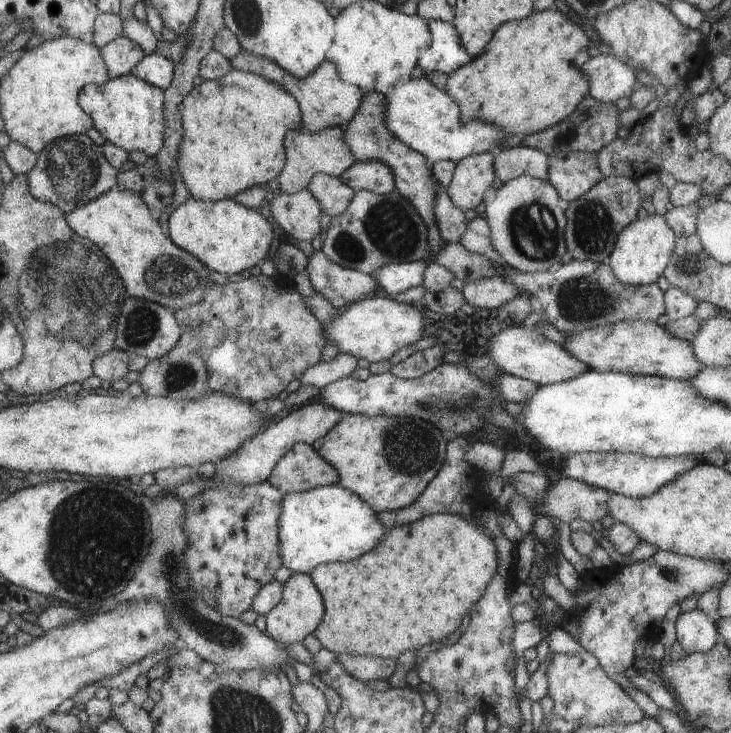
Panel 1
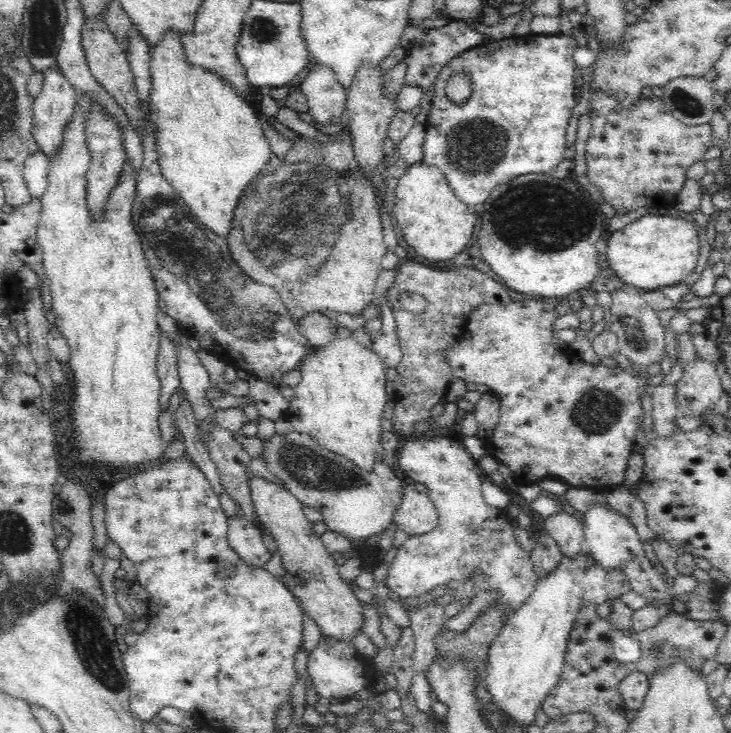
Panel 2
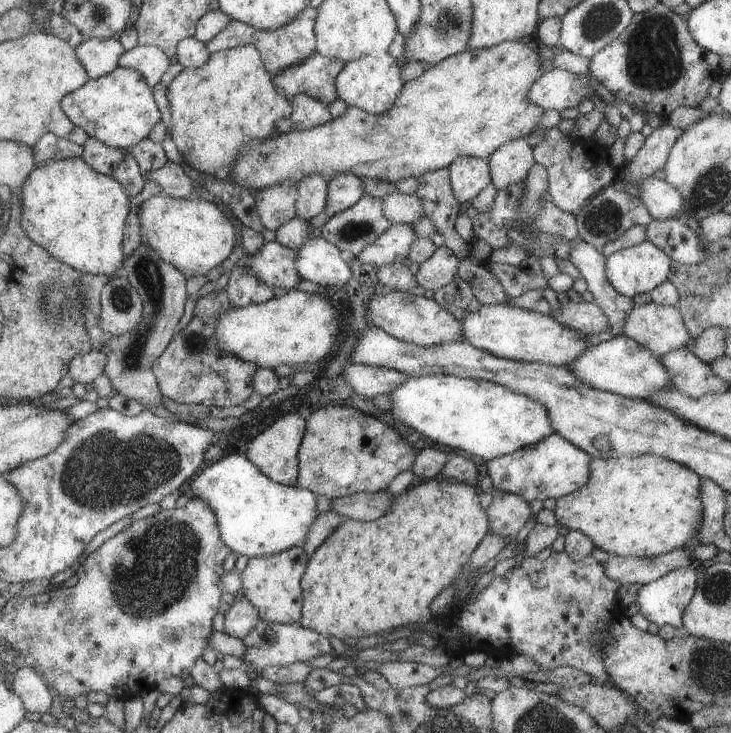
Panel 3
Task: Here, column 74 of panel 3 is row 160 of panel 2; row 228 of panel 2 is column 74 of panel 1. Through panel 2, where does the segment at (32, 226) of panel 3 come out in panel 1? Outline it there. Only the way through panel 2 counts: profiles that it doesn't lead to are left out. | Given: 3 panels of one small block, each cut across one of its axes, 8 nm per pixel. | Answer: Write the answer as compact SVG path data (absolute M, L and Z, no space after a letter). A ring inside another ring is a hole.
M115 185L106 193L94 198L93 201L78 205L70 213L66 214L66 219L68 225L77 234L91 241L95 248L99 248L110 259L115 270L122 277L122 282L125 284L126 293L129 297L151 301L172 311L189 307L202 300L204 290L201 284L199 284L199 290L193 290L191 298L161 296L161 294L149 290L149 286L145 284L145 280L143 280L145 270L153 264L153 260L159 254L171 254L171 256L179 258L191 270L197 270L197 268L203 270L203 265L197 258L175 245L170 237L163 234L161 226L157 223L156 215L151 215L146 203L136 193L128 190L119 190L117 185Z

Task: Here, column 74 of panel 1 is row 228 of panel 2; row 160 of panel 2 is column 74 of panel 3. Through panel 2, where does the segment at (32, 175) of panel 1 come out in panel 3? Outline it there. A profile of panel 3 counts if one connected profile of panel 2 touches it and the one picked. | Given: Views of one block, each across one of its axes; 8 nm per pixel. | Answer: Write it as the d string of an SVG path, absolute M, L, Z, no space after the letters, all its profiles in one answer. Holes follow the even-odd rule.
M48 133L34 147L35 165L45 164L47 160L64 160L82 157L82 146L77 146L68 138Z

